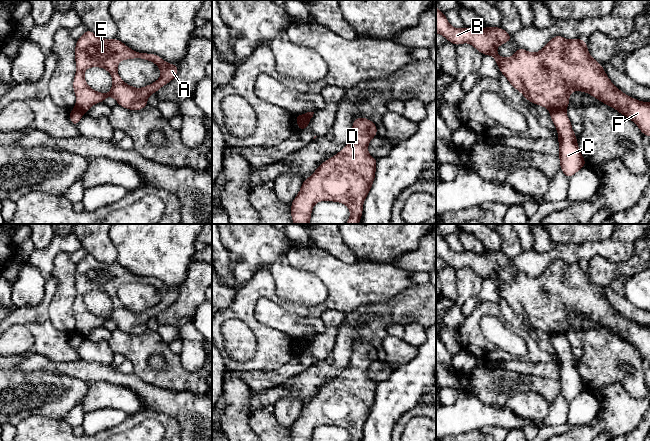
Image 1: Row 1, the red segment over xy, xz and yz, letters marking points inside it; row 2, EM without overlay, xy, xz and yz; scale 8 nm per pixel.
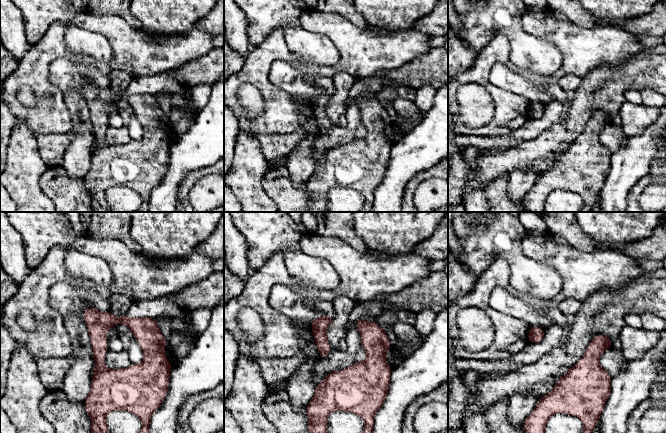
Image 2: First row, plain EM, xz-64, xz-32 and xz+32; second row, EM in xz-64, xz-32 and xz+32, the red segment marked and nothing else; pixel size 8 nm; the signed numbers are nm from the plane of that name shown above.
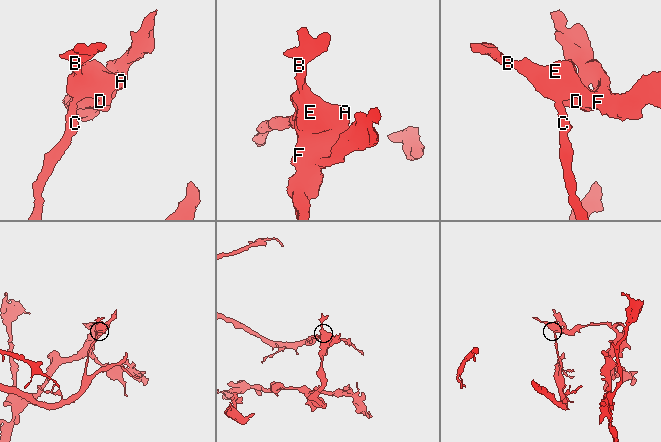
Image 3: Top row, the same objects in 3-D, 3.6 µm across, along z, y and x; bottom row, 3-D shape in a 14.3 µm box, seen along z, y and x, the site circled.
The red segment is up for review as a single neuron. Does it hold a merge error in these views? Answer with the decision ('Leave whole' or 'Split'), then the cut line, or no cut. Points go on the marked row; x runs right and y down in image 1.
Split. Split along yz (564, 109), (552, 109), (550, 111)

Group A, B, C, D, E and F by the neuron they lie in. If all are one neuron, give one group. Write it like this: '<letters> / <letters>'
A B D E F / C

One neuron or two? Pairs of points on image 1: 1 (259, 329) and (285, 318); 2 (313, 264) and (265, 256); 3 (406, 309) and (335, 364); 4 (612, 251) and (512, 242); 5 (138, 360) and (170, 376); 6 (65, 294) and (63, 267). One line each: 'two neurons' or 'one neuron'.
1: two neurons
2: two neurons
3: one neuron
4: two neurons
5: one neuron
6: one neuron

